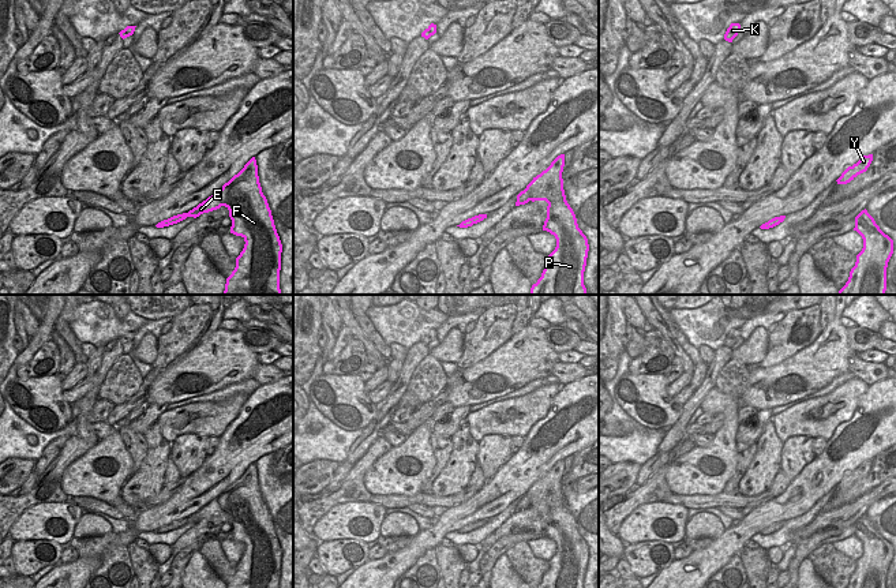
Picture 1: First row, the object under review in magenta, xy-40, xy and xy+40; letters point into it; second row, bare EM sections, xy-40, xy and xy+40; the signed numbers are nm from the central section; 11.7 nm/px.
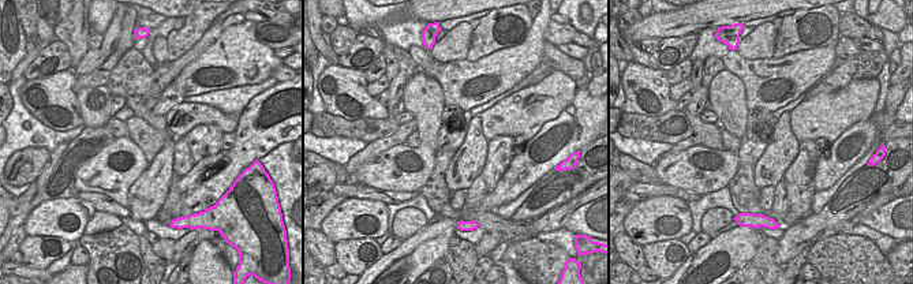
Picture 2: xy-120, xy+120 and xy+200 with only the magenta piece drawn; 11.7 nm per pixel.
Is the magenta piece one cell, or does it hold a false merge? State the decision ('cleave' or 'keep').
keep

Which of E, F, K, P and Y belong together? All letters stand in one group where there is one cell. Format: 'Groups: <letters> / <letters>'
Groups: E F K P Y.

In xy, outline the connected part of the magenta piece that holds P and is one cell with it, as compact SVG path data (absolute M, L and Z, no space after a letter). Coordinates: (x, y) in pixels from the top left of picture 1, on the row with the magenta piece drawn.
M561 154L517 195L516 206L529 201L548 203L543 231L556 239L556 247L548 255L550 262L537 282L532 285L529 295L586 295L584 271L589 244L566 201L563 166L565 154Z

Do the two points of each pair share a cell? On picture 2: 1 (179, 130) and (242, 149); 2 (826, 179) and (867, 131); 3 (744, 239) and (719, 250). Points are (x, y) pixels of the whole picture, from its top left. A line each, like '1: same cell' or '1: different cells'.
1: different cells
2: same cell
3: same cell

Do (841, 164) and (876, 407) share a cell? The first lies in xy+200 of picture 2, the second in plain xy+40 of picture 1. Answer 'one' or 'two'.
one

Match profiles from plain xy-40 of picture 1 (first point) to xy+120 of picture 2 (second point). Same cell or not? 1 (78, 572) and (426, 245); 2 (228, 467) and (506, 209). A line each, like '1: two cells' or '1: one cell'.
1: one cell
2: two cells

